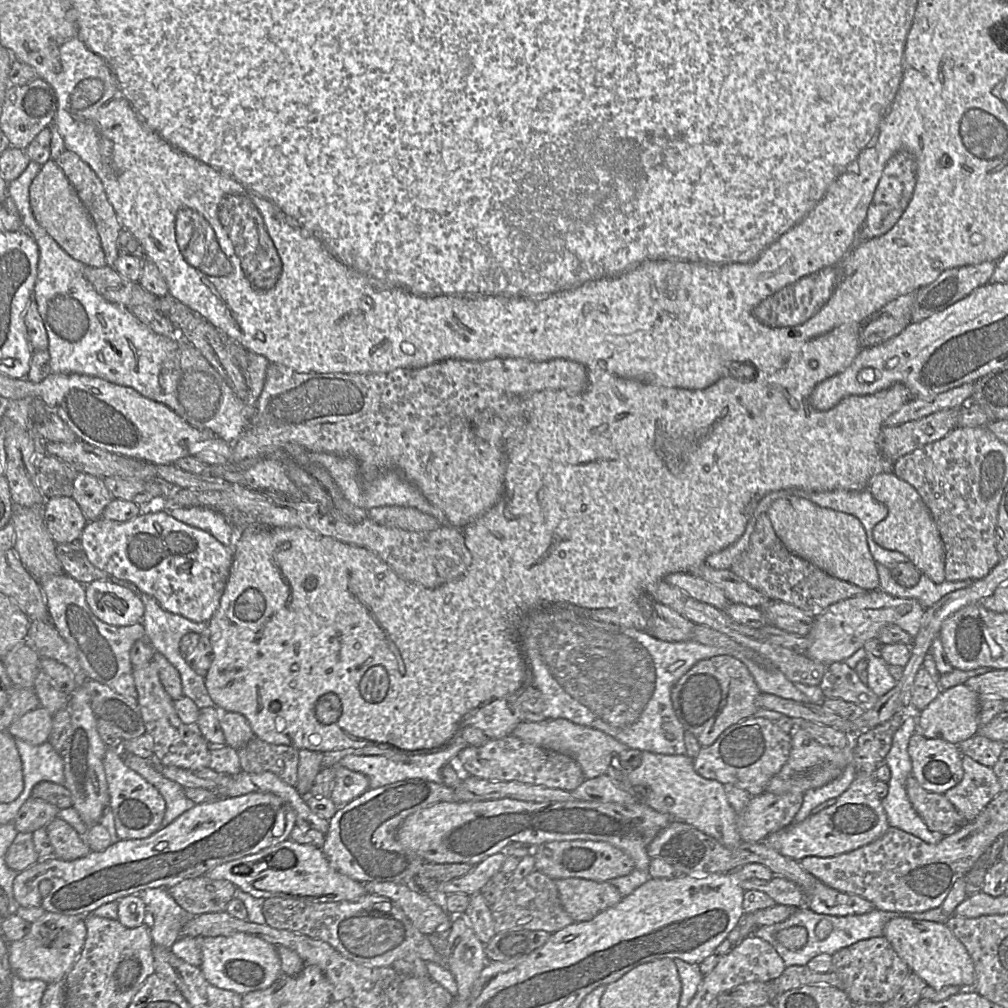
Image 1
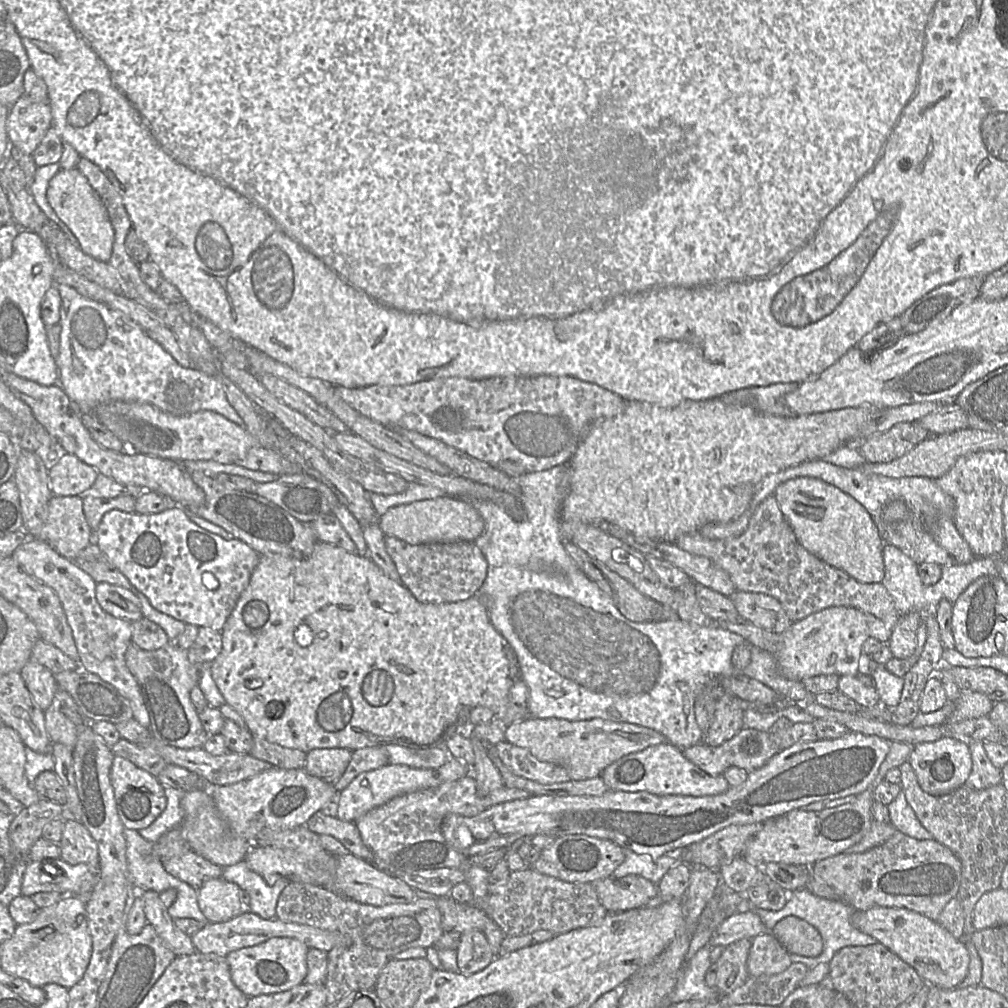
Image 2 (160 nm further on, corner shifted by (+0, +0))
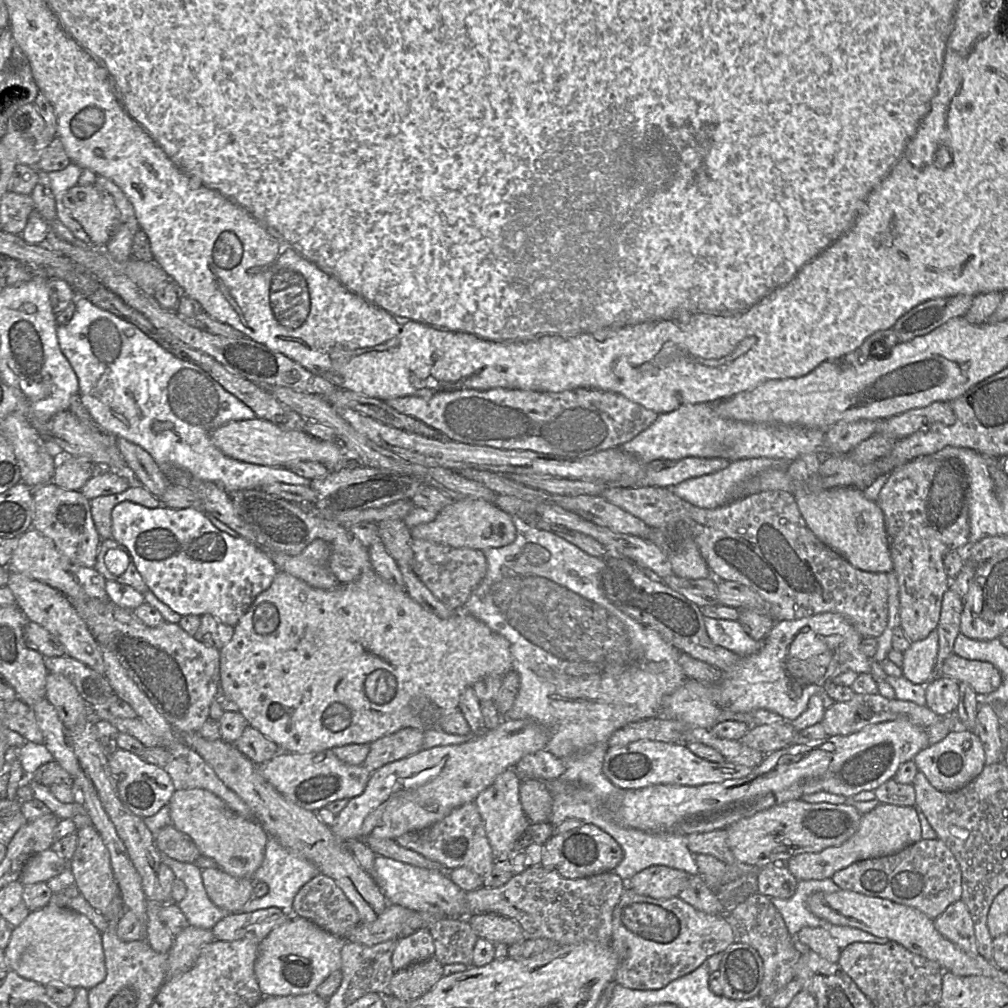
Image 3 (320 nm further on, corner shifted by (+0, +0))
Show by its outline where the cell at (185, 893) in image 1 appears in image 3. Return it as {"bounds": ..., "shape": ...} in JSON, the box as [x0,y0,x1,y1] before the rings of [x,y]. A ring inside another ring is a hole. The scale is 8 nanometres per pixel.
{"bounds":[155,824,201,863],"shape":[[[173,824],[155,834],[155,844],[166,857],[185,863],[195,863],[201,853],[192,838],[177,830]]]}

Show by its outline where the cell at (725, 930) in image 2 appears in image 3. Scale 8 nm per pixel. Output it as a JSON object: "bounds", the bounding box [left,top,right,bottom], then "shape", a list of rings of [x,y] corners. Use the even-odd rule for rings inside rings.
{"bounds":[612,888,734,990],"shape":[[[625,888],[612,915],[612,947],[619,957],[614,981],[633,990],[658,990],[694,971],[712,955],[725,952],[734,942],[726,915],[705,914],[678,896],[654,899]]]}

